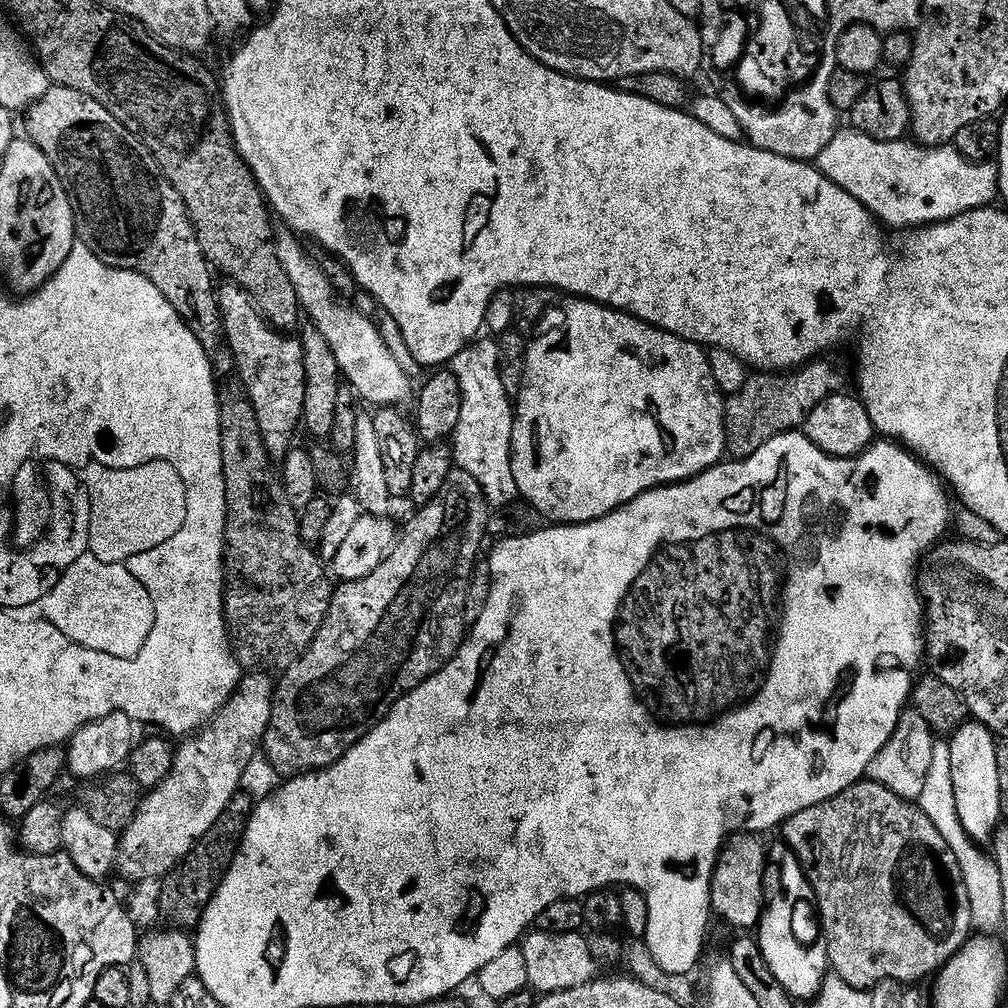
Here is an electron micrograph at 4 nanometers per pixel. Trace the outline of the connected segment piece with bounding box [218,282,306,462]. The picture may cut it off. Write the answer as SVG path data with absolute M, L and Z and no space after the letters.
M224 282L218 288L220 323L226 348L236 359L236 372L240 375L243 391L254 406L260 433L269 457L273 461L283 461L294 448L292 439L296 427L301 427L306 402L306 370L304 369L304 349L301 341L287 340L287 335L279 334L271 325L265 323L252 300L240 287Z

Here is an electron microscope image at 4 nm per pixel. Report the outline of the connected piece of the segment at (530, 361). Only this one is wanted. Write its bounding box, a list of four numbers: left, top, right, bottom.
[514,307,726,526]

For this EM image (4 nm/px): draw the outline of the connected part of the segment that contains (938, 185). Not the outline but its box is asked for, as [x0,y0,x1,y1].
[818,131,998,230]

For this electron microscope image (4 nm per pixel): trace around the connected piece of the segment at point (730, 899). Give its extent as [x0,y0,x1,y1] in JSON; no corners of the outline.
[712,832,768,930]

